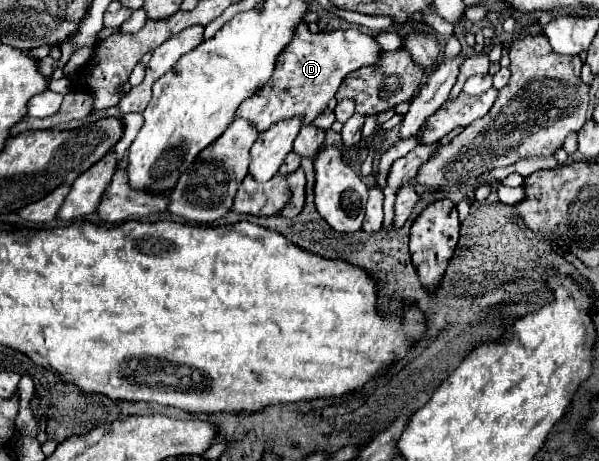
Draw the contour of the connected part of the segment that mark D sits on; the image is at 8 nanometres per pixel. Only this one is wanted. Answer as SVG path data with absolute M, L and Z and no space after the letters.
M300 23L294 31L290 47L278 55L278 65L274 67L270 83L246 99L246 103L238 107L238 115L234 119L250 119L250 123L254 123L260 133L270 129L274 123L294 115L302 119L302 125L310 125L328 107L328 101L334 97L344 77L364 65L374 65L380 51L382 49L374 37L366 35L364 31L338 29L310 33L308 27Z

